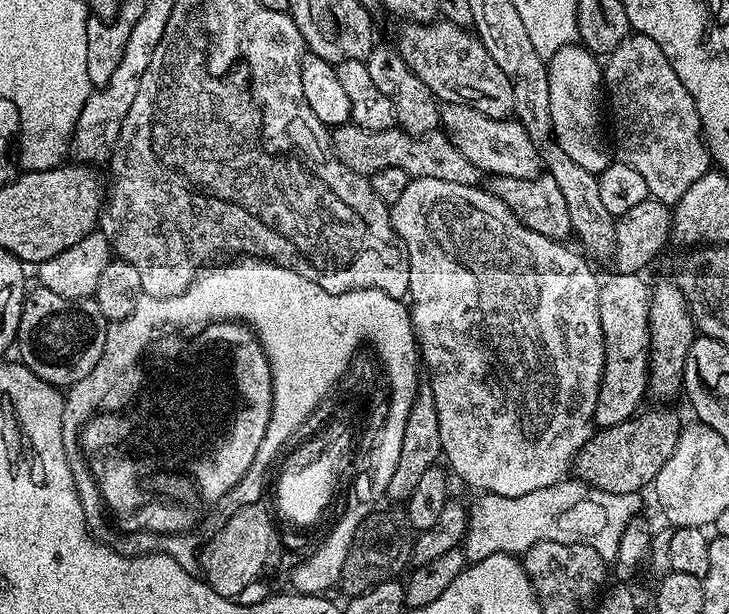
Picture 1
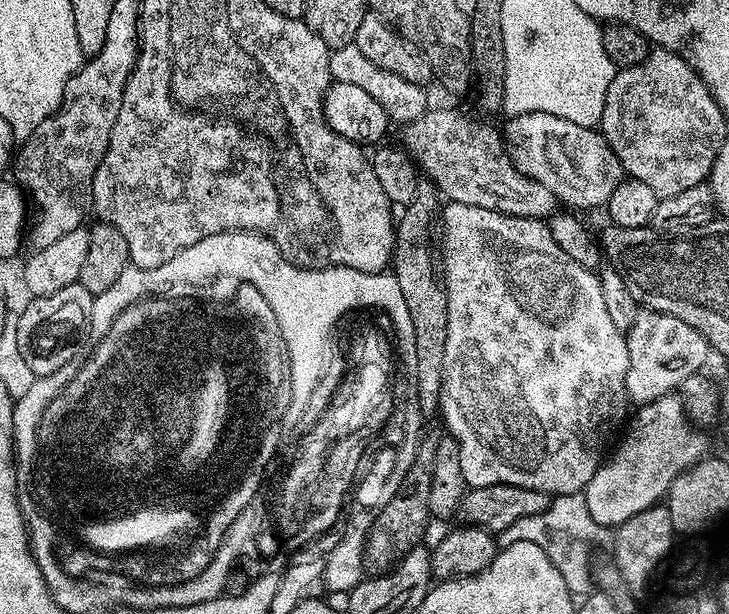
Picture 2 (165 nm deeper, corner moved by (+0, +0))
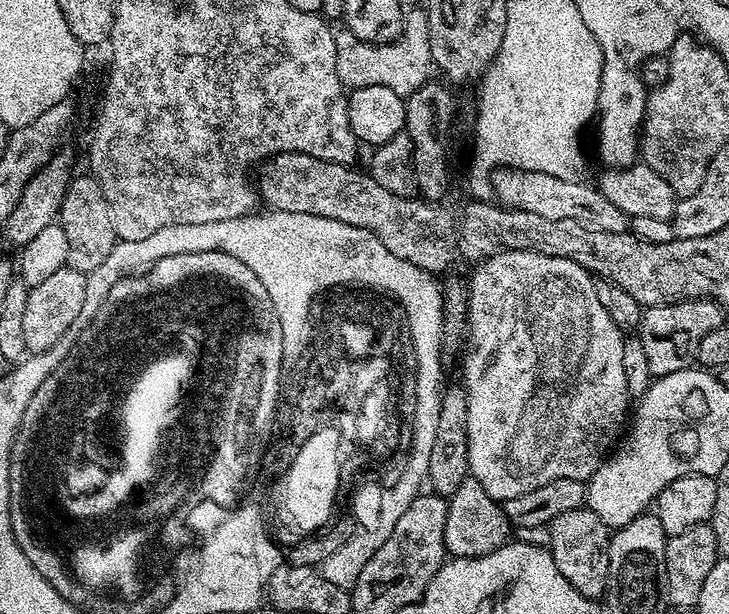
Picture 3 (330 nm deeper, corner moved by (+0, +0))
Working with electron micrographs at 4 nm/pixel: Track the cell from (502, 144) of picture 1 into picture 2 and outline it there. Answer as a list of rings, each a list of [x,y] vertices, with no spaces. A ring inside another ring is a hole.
[[[541,112],[514,116],[507,122],[502,135],[518,170],[536,182],[542,182],[542,186],[569,209],[603,209],[610,194],[614,194],[616,187],[626,179],[622,162],[618,162],[614,150],[610,150],[606,138],[596,128],[578,126],[566,118]]]

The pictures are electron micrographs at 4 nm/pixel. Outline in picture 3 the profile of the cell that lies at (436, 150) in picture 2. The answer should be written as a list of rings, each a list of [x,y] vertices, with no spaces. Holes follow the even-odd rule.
[[[502,168],[492,173],[492,196],[505,208],[526,210],[530,214],[539,214],[542,218],[570,218],[574,222],[582,222],[587,228],[597,228],[607,232],[627,232],[630,228],[630,218],[606,194],[602,194],[599,187],[583,184],[583,179],[567,180],[554,178],[554,174],[541,172],[526,172],[523,168]]]

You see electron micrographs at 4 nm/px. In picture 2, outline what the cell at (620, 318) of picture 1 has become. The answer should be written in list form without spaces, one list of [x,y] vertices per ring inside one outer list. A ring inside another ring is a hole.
[[[641,307],[626,334],[628,365],[626,366],[626,390],[633,405],[649,404],[660,396],[672,394],[690,374],[701,371],[708,360],[710,345],[703,334],[674,318],[670,314]]]

